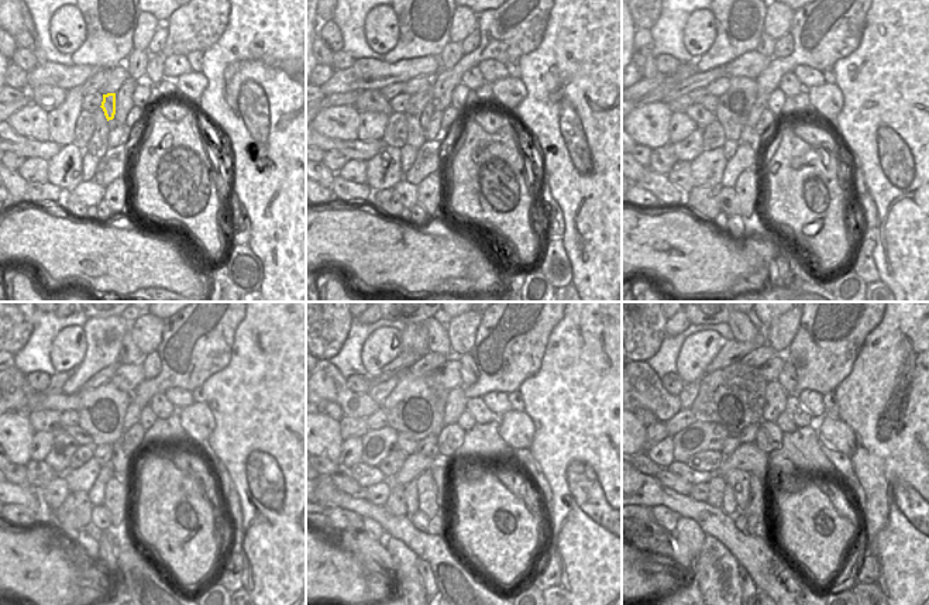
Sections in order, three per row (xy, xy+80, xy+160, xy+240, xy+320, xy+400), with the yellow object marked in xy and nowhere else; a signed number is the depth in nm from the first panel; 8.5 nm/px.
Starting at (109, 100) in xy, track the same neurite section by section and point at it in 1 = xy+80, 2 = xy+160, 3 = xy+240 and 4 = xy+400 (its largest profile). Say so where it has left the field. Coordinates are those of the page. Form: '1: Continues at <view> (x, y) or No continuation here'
1: Continues at xy+80 (429, 110)
2: Continues at xy+160 (747, 136)
3: Continues at xy+240 (121, 464)
4: Continues at xy+400 (756, 505)

